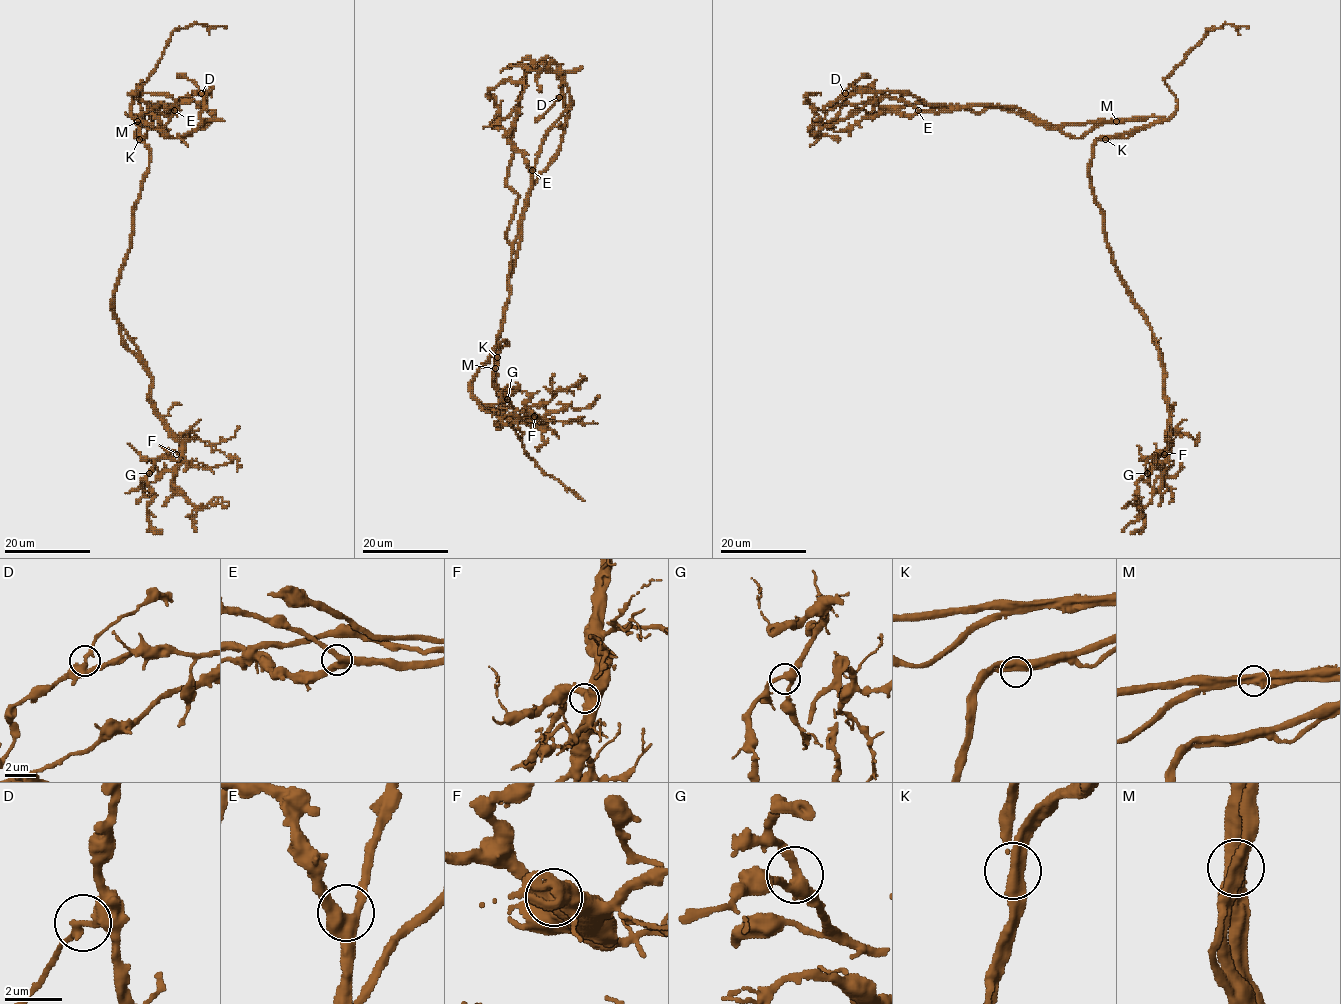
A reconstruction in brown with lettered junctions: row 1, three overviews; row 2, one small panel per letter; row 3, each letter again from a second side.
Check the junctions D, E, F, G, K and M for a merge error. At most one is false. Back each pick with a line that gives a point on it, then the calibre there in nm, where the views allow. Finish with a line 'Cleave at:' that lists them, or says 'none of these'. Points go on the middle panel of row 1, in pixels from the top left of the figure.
M: Place: (495, 368). Thickness 600 nm
Cleave at: M

